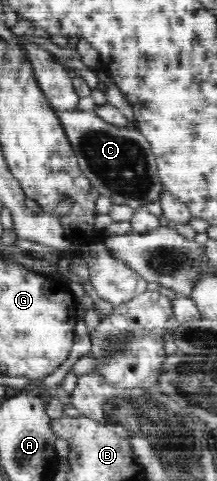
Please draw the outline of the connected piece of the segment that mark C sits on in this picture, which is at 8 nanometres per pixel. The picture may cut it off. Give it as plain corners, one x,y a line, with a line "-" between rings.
69,110
58,115
69,144
79,158
83,174
99,195
110,198
112,204
127,205
133,210
163,197
165,189
158,176
156,156
138,130
113,126
98,117
95,110

